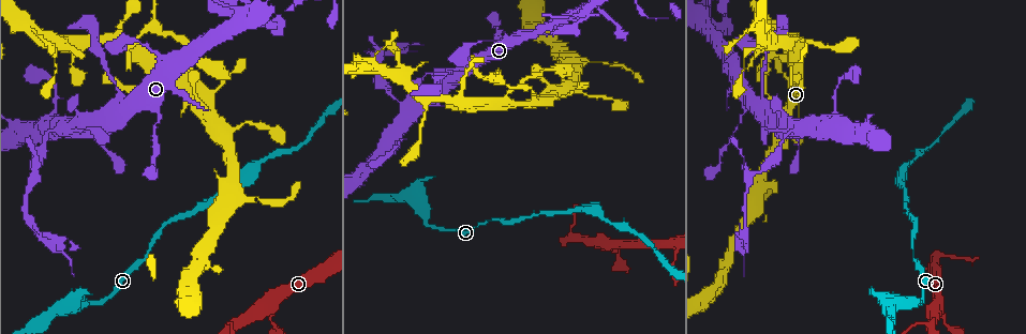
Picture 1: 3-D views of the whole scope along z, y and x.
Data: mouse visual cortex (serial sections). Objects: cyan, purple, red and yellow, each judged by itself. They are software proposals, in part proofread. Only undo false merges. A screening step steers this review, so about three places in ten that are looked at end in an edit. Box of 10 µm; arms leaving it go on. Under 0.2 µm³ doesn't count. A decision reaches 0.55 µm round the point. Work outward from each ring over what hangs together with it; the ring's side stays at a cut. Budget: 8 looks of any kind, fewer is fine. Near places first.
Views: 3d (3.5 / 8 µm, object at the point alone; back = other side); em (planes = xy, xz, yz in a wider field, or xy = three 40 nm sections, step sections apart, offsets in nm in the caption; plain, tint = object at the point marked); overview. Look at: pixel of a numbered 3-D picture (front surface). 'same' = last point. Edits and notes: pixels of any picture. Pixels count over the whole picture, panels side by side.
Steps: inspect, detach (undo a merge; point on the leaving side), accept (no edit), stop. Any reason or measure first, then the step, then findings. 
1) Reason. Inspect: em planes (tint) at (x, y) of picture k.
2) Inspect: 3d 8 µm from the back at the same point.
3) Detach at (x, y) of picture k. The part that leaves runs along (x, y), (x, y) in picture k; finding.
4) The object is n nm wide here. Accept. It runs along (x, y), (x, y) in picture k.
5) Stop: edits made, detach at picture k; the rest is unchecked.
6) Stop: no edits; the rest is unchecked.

Thick turns thin. Inspect: 3d 3.5 µm from the back at (403, 102) of picture 1.

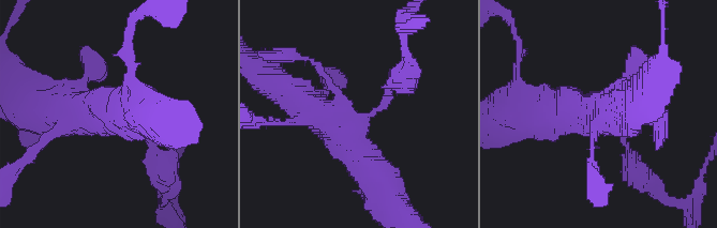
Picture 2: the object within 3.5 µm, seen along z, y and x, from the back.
Need the tissue. Inspect: em xy step 5 (tint) at (364, 121) of picture 2.

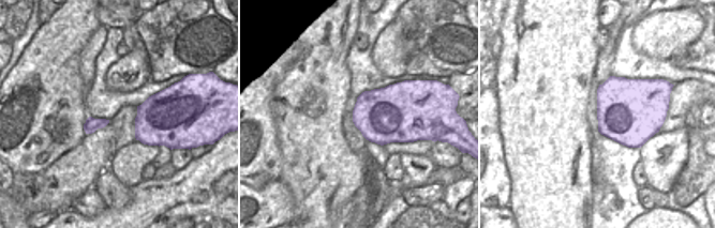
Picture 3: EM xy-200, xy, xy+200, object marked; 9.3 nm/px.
Detach at (151, 150) of picture 2. The part that leaves runs along (379, 108), (405, 84), (405, 51) in picture 2; two cells meet here.

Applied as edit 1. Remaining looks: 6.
Four arms meet. Inspect: 3d 3.5 µm at (706, 15) of picture 1.

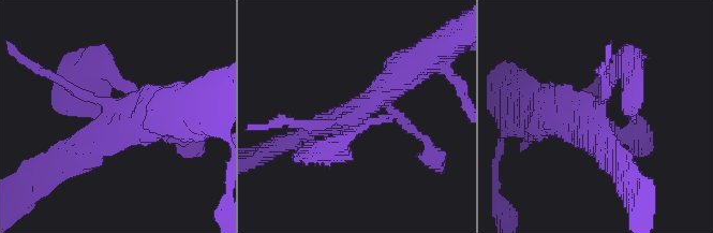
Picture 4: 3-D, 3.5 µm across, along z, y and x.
Inspect: em planes (tint) at (111, 114) of picture 4.

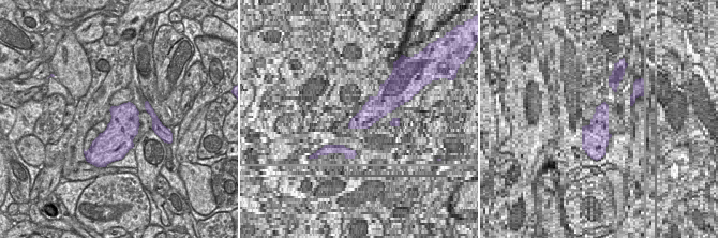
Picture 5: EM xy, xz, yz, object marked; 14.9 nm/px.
Another direction. Inspect: em xy step 5 (tint) at the same point.

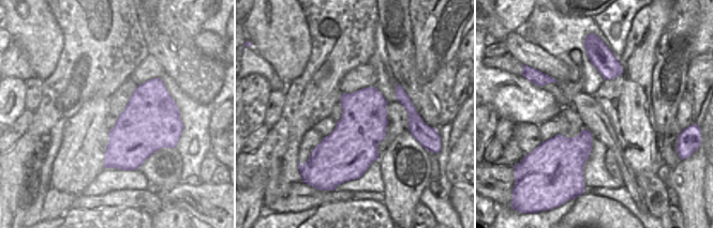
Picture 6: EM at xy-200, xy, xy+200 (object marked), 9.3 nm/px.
The object is 440 nm wide here. Accept. It runs along (72, 153), (115, 129), (112, 110), (53, 76) in picture 4; one cell here.

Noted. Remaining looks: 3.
Inspect: 3d 8 µm at (532, 97) of picture 1.

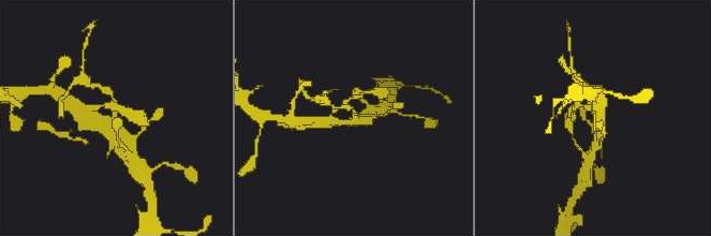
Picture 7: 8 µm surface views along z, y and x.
The arms are 200, 250 nm wide; shape alone is not enough. Inspect: em xy step 1 (tint) at the same point.

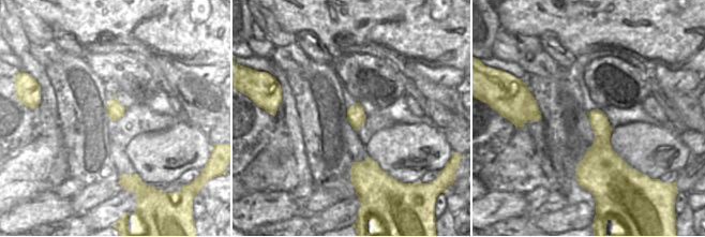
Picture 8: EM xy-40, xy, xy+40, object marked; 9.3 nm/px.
Accept. It runs along (600, 119), (584, 87) in picture 7; one cell here.

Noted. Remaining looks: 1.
Stop: edits made, detach at picture 2; the rest is unchecked.

